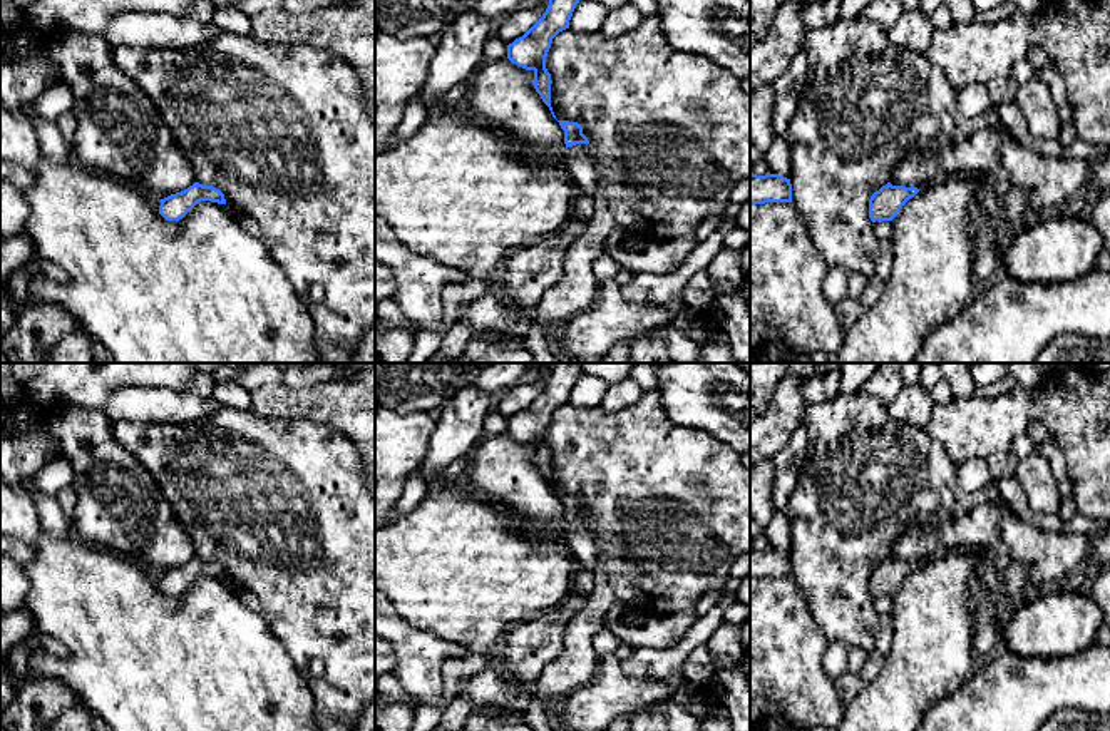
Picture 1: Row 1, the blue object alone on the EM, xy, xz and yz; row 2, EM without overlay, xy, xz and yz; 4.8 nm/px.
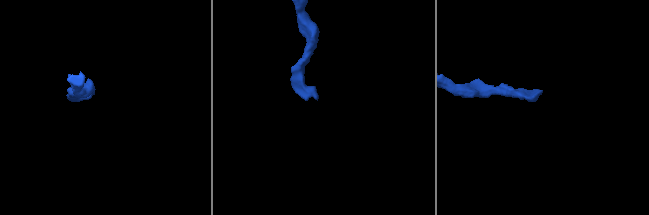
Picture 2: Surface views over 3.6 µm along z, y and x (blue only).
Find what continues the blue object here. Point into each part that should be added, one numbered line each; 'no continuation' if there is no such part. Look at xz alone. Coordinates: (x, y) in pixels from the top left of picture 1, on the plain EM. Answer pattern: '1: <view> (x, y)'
1: xz (580, 539)

